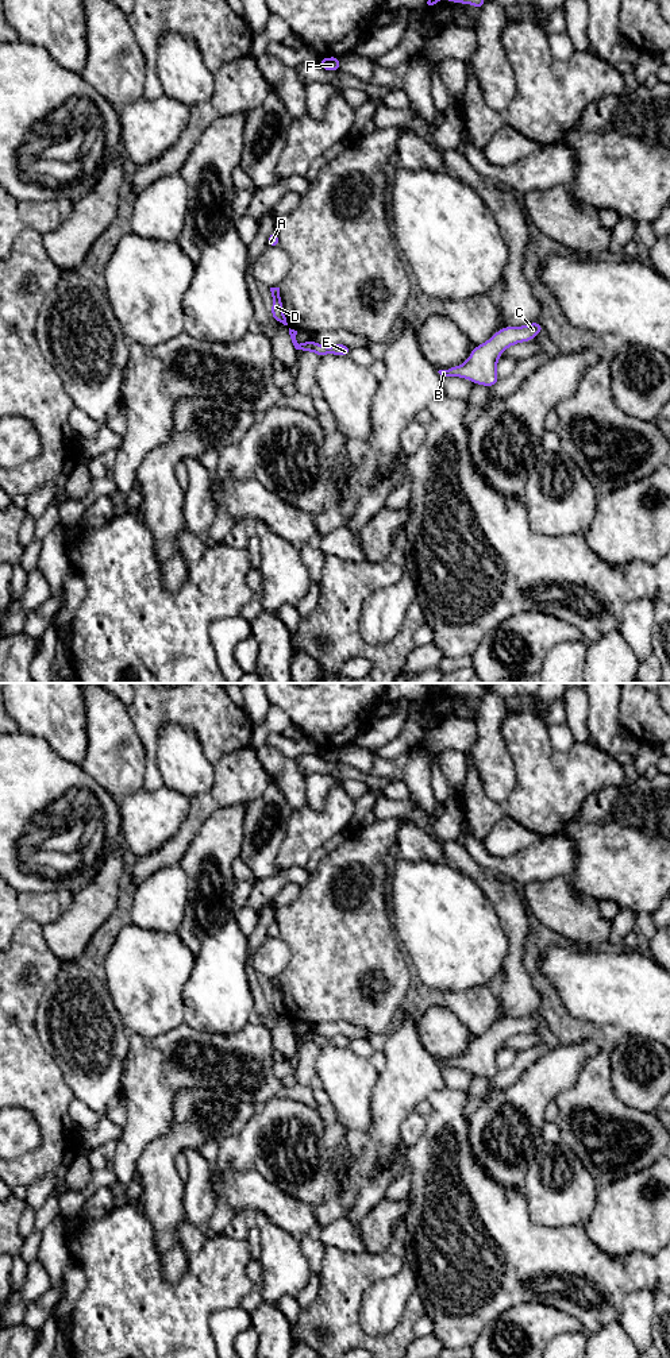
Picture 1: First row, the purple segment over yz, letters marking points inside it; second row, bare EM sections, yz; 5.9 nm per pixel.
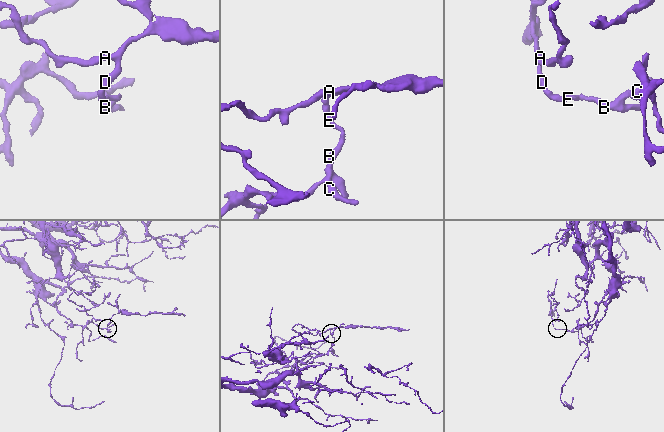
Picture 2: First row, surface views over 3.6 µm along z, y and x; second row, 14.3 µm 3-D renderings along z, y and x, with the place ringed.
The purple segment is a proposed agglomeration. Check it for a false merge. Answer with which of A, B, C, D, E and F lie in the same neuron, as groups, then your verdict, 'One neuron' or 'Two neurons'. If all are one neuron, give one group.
Groups: A D F / B C E. Two neurons

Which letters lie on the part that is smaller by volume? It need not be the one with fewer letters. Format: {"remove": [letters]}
{"remove": ["A", "D", "F"]}

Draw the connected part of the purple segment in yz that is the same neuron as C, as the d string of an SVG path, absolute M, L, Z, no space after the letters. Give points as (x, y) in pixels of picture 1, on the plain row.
M538 1012L521 1018L504 1018L489 1031L474 1038L465 1054L438 1064L442 1069L459 1068L492 1079L500 1072L497 1054L501 1045L513 1035L534 1031L539 1023L544 1023L544 1019Z

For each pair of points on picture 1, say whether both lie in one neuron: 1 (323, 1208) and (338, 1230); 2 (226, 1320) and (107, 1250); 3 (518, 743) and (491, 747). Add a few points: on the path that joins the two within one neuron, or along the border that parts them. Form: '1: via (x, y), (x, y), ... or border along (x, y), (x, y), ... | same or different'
1: border along (347, 1216), (334, 1219), (318, 1230) | different
2: border along (238, 1306), (212, 1316), (215, 1343) | different
3: border along (508, 713), (503, 721), (501, 736), (516, 774) | different

